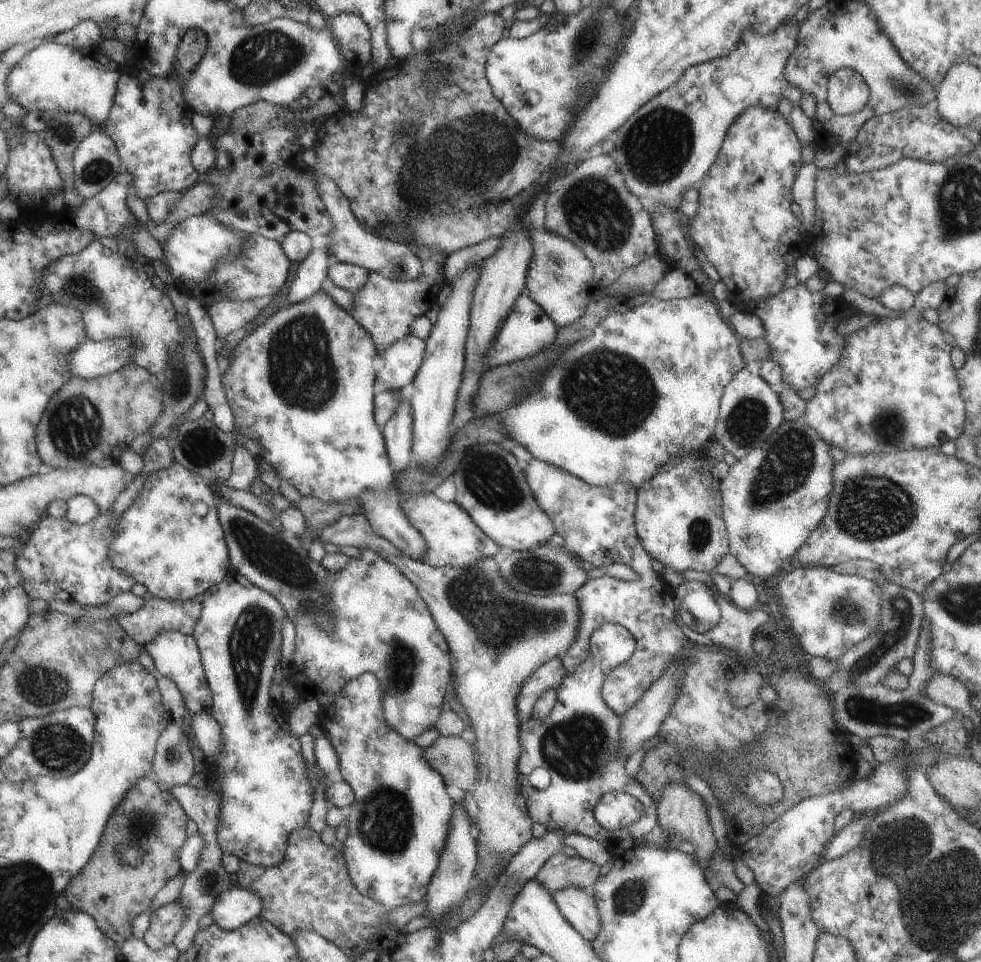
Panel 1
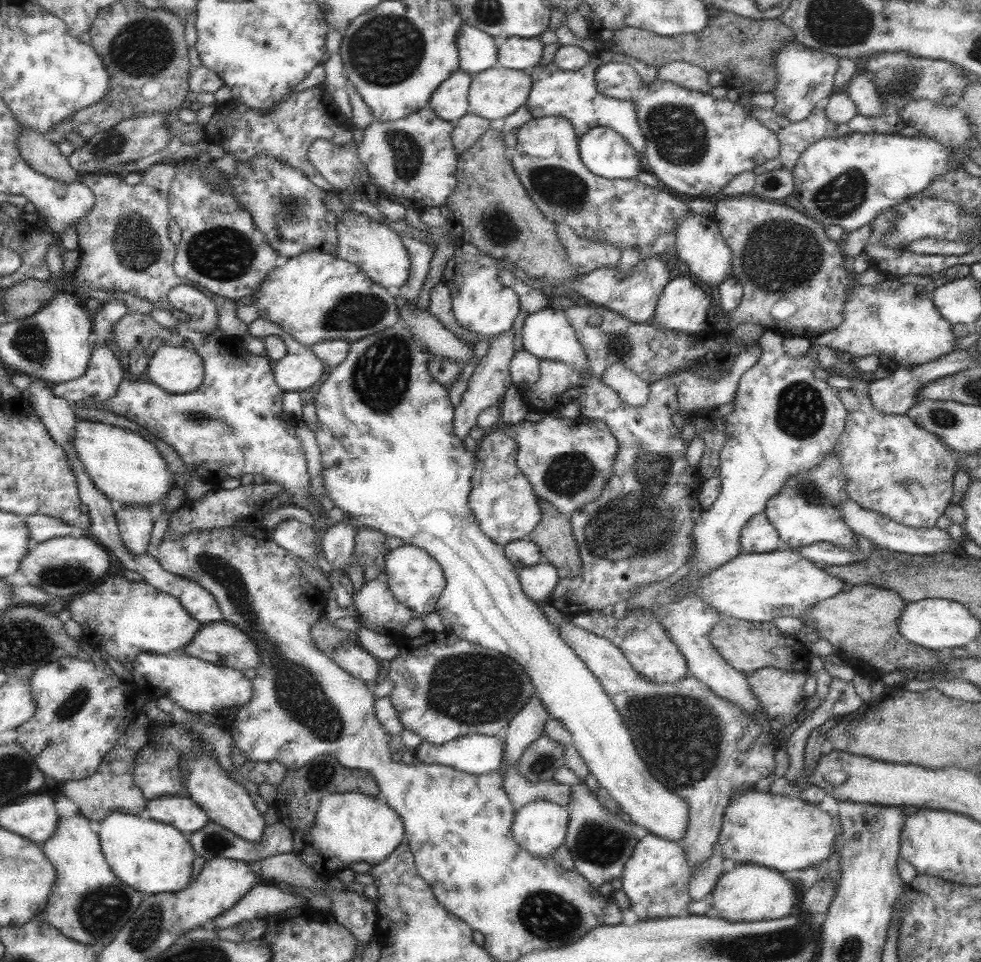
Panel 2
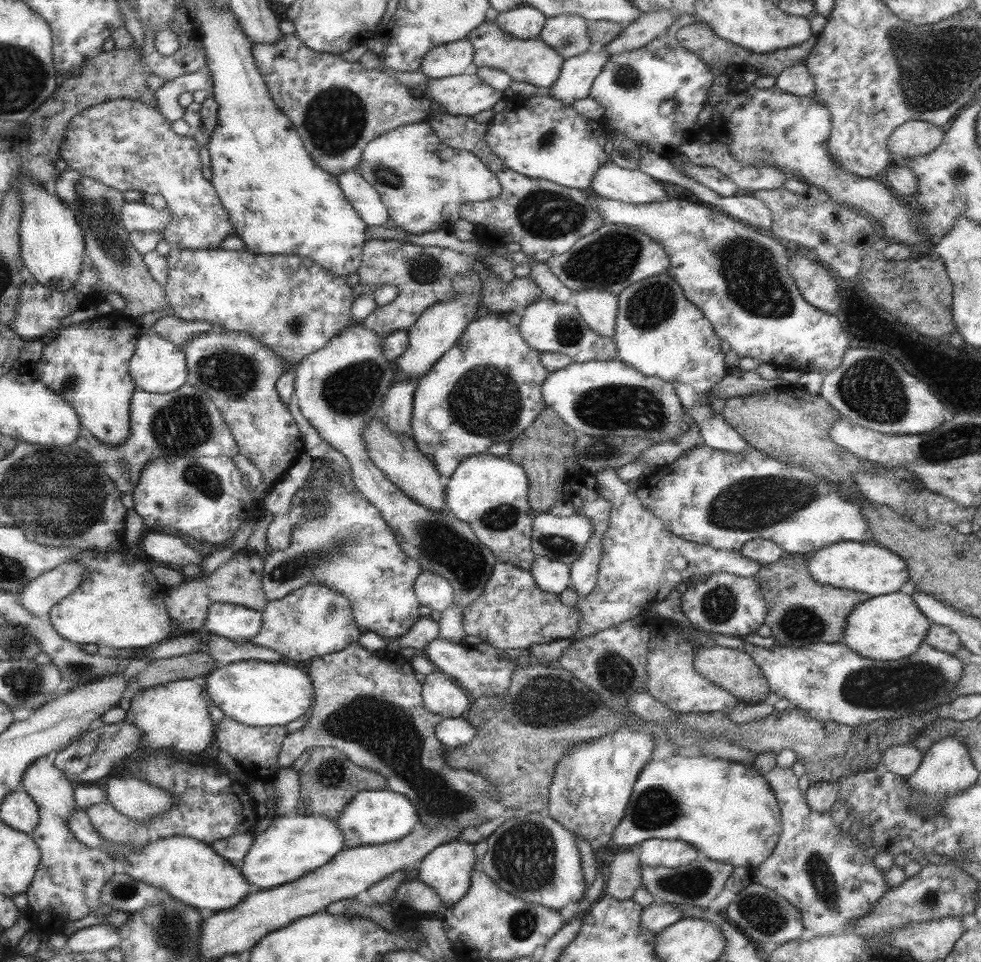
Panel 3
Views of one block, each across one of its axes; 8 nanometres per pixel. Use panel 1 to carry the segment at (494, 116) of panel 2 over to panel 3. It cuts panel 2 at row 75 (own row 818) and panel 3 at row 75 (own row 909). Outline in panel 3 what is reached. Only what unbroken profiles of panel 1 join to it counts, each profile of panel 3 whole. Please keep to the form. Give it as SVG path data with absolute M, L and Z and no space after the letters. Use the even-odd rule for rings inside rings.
M471 68L465 74L441 80L429 80L427 90L423 92L429 100L437 102L449 116L471 118L477 112L491 110L505 92L493 90L487 86L477 72Z

